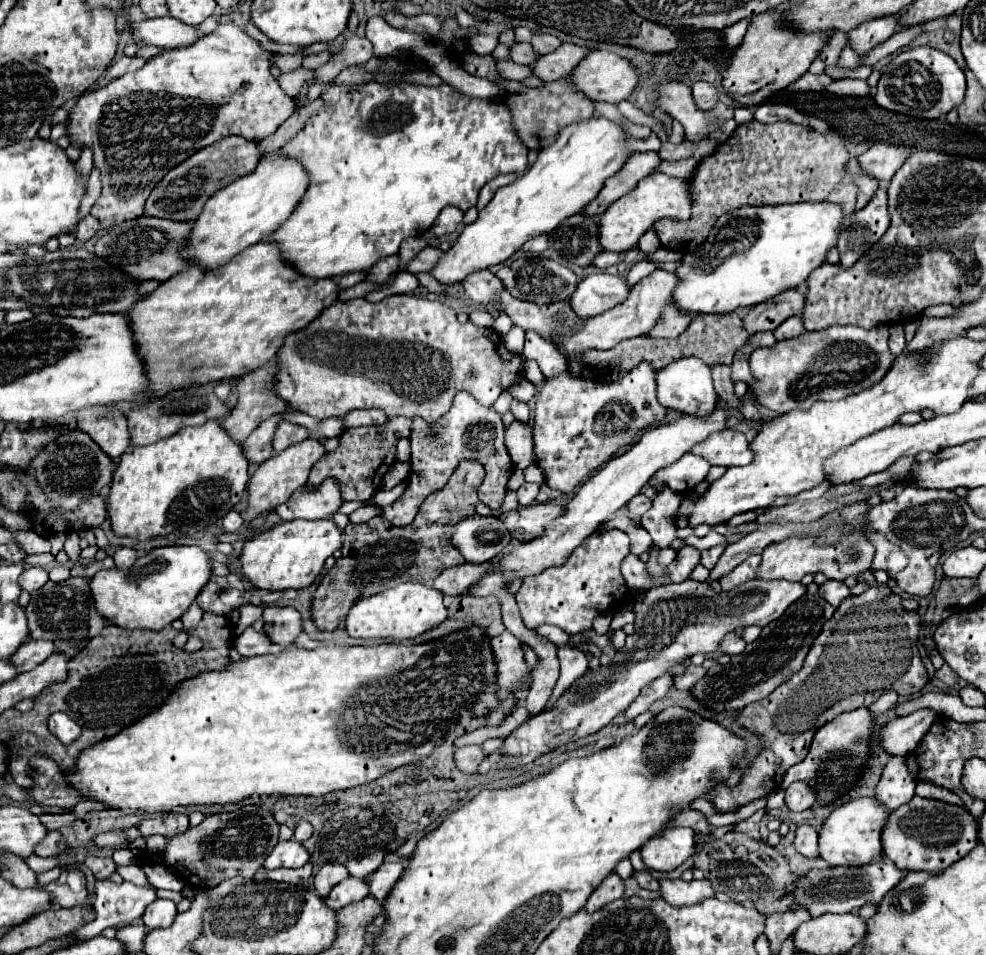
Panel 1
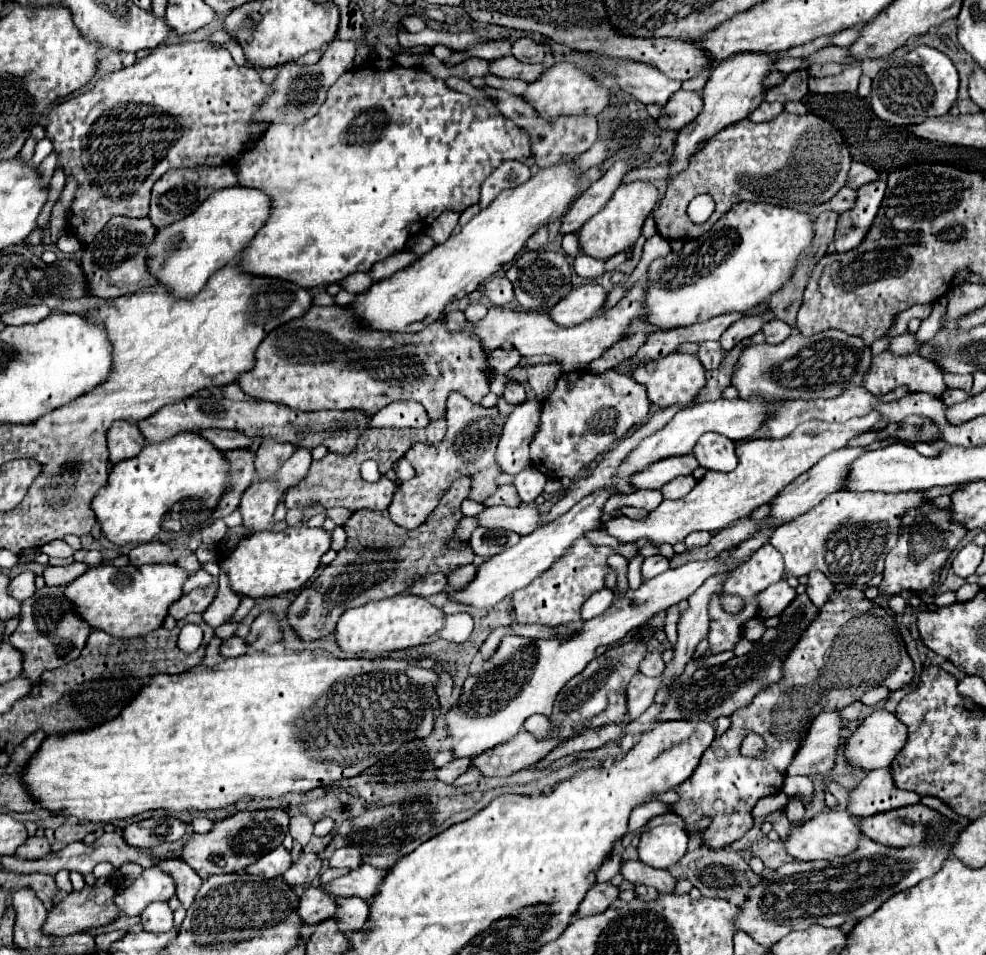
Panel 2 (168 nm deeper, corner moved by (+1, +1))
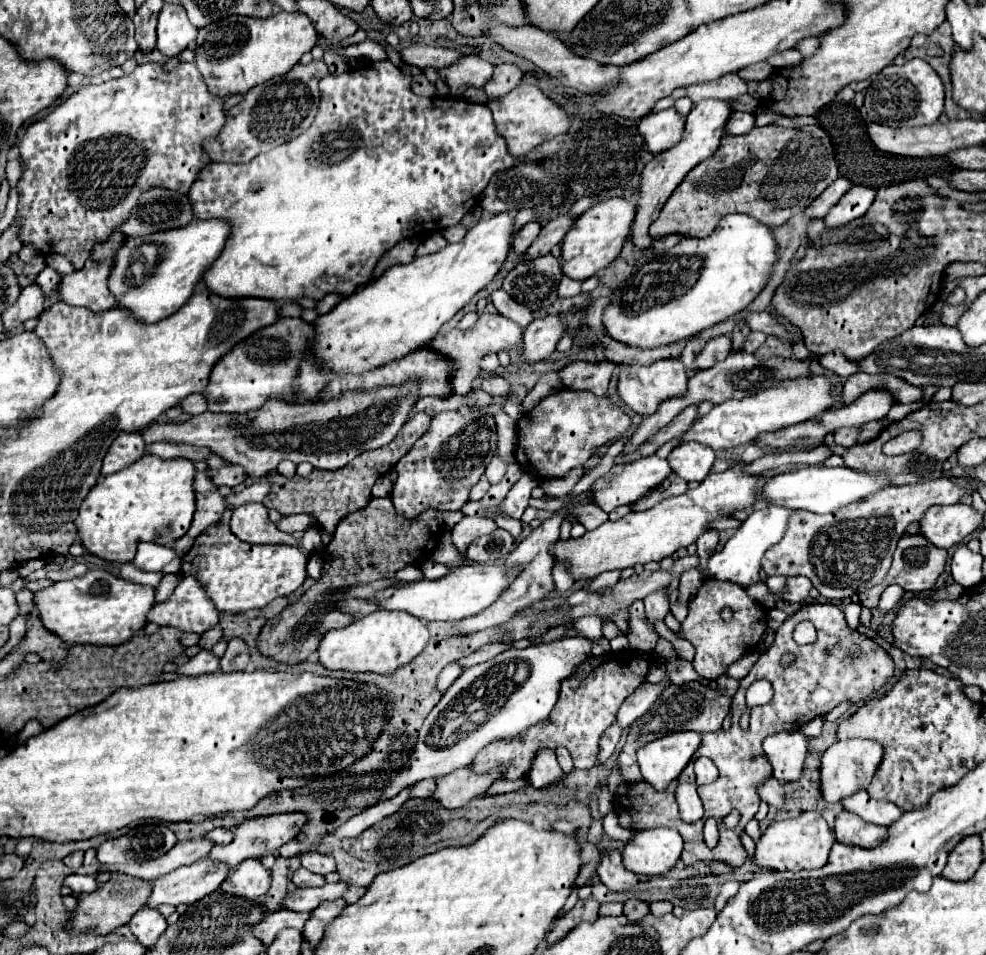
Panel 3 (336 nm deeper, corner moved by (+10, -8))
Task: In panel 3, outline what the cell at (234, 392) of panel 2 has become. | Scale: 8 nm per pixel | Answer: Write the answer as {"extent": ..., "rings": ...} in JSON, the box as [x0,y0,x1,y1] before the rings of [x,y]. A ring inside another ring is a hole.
{"extent":[181,394,207,414],"rings":[[[191,394],[185,400],[181,400],[181,408],[189,414],[203,414],[207,410],[207,400],[203,394]]]}

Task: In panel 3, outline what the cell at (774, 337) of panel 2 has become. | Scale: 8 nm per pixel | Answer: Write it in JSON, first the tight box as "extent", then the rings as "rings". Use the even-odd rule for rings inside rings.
{"extent":[743,332,765,352],"rings":[[[751,332],[751,334],[747,336],[747,342],[743,344],[743,350],[747,350],[747,352],[757,352],[757,350],[763,346],[763,342],[765,342],[763,332]]]}

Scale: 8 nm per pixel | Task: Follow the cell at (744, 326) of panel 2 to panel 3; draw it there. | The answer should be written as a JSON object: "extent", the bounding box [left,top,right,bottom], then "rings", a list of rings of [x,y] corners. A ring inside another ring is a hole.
{"extent":[695,336,731,370],"rings":[[[717,336],[713,340],[709,340],[703,348],[703,352],[699,354],[699,358],[695,360],[695,366],[699,370],[705,370],[705,368],[711,368],[713,364],[725,360],[731,352],[731,336]]]}

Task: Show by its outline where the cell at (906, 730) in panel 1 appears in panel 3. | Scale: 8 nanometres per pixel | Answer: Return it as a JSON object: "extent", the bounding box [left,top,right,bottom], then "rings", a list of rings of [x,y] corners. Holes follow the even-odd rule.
{"extent":[821,738,883,802],"rings":[[[851,738],[851,740],[839,740],[833,746],[829,746],[821,758],[821,792],[827,802],[839,802],[853,792],[867,788],[871,784],[875,770],[879,768],[879,762],[883,758],[883,748],[877,740],[867,738]]]}

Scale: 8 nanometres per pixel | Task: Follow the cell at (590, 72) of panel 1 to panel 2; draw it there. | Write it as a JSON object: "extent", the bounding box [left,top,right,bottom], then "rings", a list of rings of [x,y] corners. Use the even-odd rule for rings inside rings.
{"extent":[520,63,610,121],"rings":[[[556,63],[548,67],[548,71],[532,81],[520,97],[530,103],[540,117],[548,121],[554,121],[560,115],[598,115],[610,101],[608,89],[600,87],[598,81],[594,81],[588,73],[572,63]]]}

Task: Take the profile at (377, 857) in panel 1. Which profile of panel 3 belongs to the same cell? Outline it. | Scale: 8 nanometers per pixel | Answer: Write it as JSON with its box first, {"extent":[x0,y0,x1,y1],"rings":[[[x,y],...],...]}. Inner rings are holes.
{"extent":[301,850,337,876],"rings":[[[315,850],[301,854],[301,866],[315,872],[315,874],[321,874],[321,876],[337,870],[337,864],[335,864],[333,856],[323,856],[323,854],[315,852]]]}

